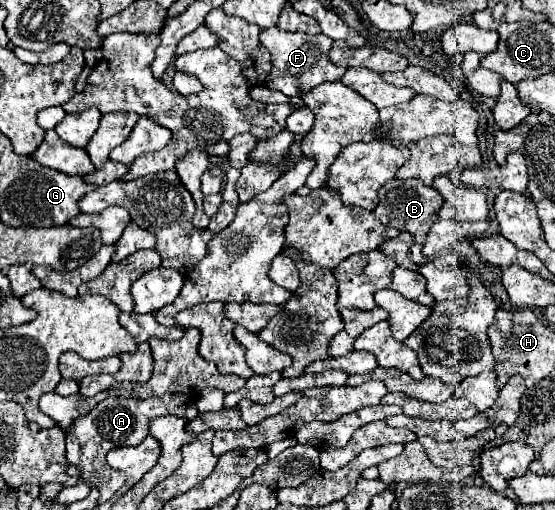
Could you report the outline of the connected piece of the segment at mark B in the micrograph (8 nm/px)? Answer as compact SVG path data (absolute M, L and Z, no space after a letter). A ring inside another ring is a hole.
M393 178L393 180L385 182L379 188L379 204L375 208L375 216L377 216L377 220L381 224L387 224L391 228L409 232L413 236L413 246L409 248L409 258L415 264L425 264L427 258L421 254L421 246L423 246L423 242L427 238L427 232L429 232L431 224L439 218L437 214L439 214L441 204L443 204L443 198L439 196L439 192L435 192L435 188L425 186L419 180L399 180L399 178Z

